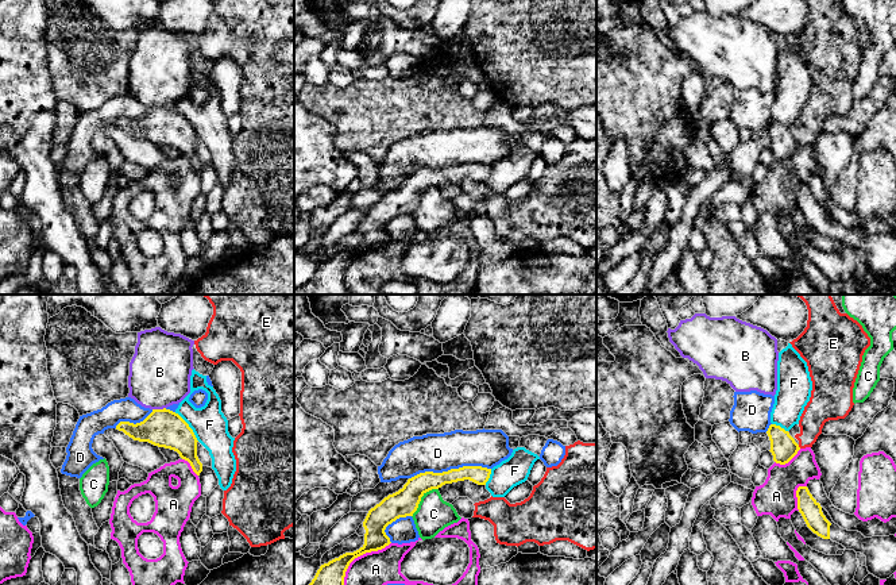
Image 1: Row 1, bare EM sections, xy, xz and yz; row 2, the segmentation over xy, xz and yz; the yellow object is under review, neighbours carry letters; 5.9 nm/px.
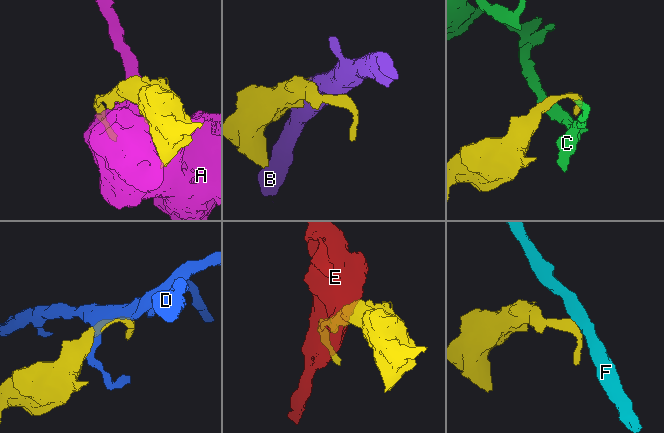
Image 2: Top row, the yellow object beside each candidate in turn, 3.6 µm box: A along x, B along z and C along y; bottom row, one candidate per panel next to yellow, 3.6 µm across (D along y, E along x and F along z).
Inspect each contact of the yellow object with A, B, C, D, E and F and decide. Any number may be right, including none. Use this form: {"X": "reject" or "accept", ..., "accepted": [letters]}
{"A": "reject", "B": "reject", "C": "reject", "D": "reject", "E": "reject", "F": "reject", "accepted": []}

